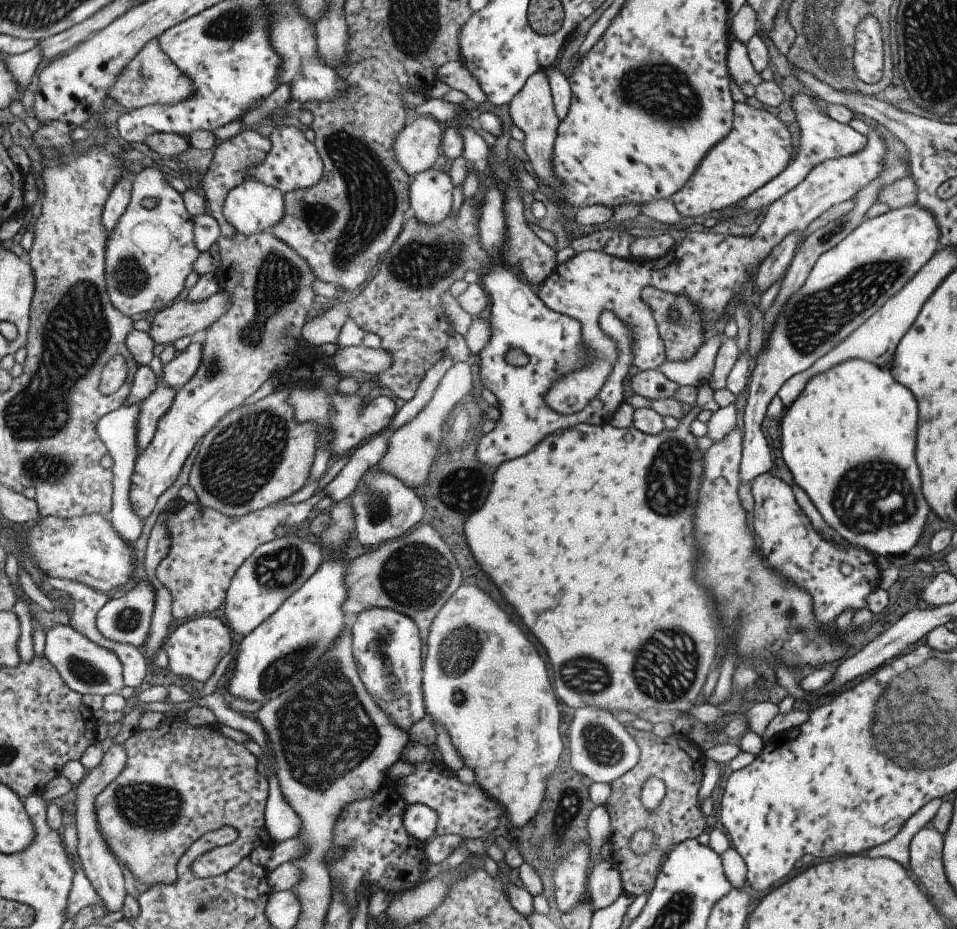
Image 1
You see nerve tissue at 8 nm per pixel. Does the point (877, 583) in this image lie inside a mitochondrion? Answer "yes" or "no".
no

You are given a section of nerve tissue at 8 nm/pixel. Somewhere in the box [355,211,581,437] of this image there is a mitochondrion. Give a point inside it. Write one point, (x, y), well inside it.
(420, 265)

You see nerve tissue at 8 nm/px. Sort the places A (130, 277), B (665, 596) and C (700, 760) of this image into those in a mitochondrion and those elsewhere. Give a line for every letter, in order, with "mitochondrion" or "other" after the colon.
A: mitochondrion
B: other
C: other

